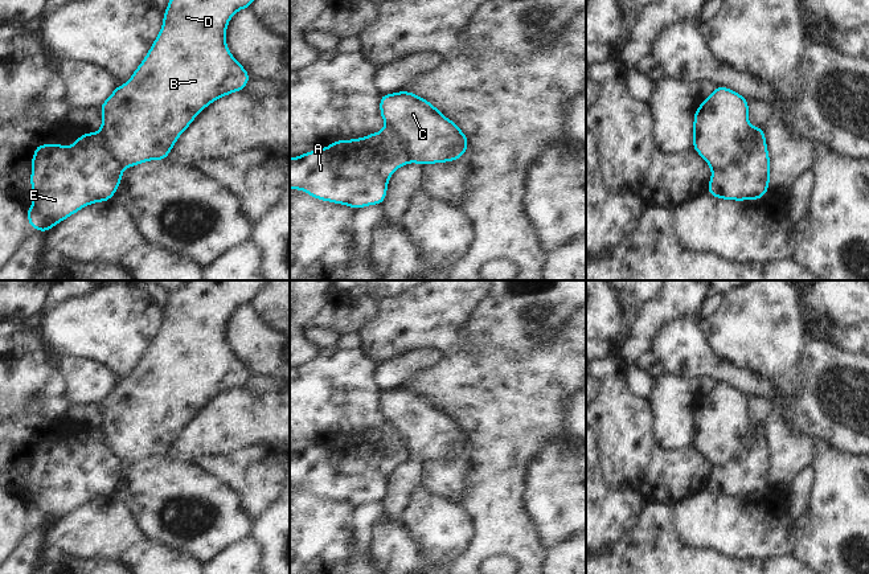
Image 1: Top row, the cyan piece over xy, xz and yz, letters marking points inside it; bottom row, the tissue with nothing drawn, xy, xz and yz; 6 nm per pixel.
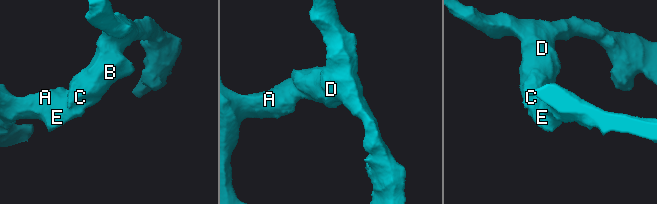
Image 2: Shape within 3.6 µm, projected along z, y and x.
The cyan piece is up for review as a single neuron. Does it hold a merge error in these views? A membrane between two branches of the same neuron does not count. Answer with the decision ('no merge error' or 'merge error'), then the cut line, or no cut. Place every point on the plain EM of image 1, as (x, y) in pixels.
merge error; cut yz (765, 433), (758, 433), (729, 462), (713, 467)

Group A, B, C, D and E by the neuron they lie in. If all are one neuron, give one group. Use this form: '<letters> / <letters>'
A E / B C D

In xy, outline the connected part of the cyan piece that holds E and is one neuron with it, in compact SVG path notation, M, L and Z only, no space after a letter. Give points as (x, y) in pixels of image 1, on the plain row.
M98 429L81 430L69 443L37 440L30 455L30 484L33 503L25 504L30 524L46 529L56 521L95 499L106 499L119 485L122 462L111 452Z

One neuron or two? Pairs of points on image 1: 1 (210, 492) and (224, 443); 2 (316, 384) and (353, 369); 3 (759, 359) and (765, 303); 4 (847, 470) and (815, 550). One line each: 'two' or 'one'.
1: two
2: one
3: one
4: one

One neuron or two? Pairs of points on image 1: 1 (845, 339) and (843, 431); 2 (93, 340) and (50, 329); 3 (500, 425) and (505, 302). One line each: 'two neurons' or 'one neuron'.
1: two neurons
2: one neuron
3: two neurons

